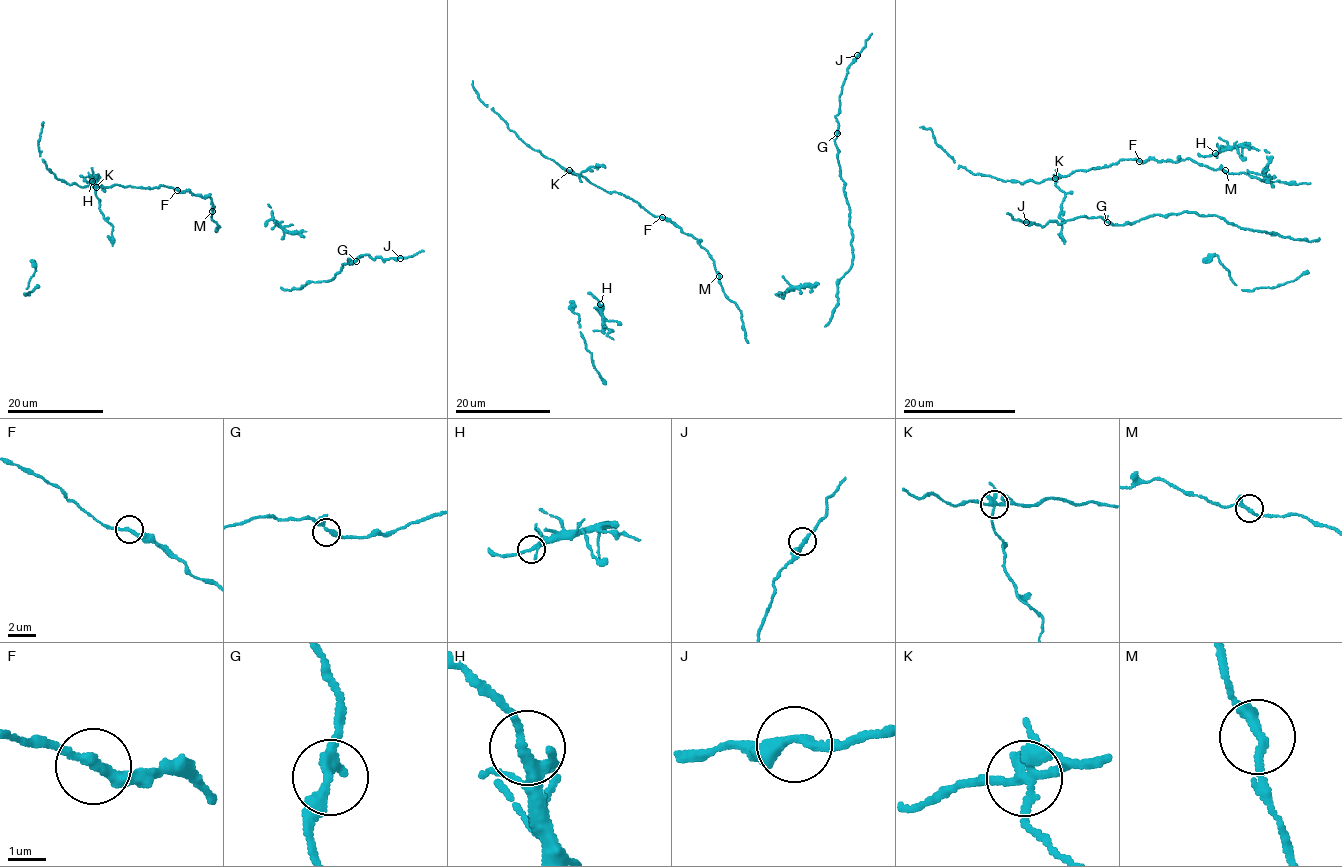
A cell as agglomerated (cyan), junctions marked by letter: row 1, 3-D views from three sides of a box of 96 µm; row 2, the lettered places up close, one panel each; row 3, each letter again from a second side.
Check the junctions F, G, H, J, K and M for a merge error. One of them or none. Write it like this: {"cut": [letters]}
{"cut": ["K"]}

